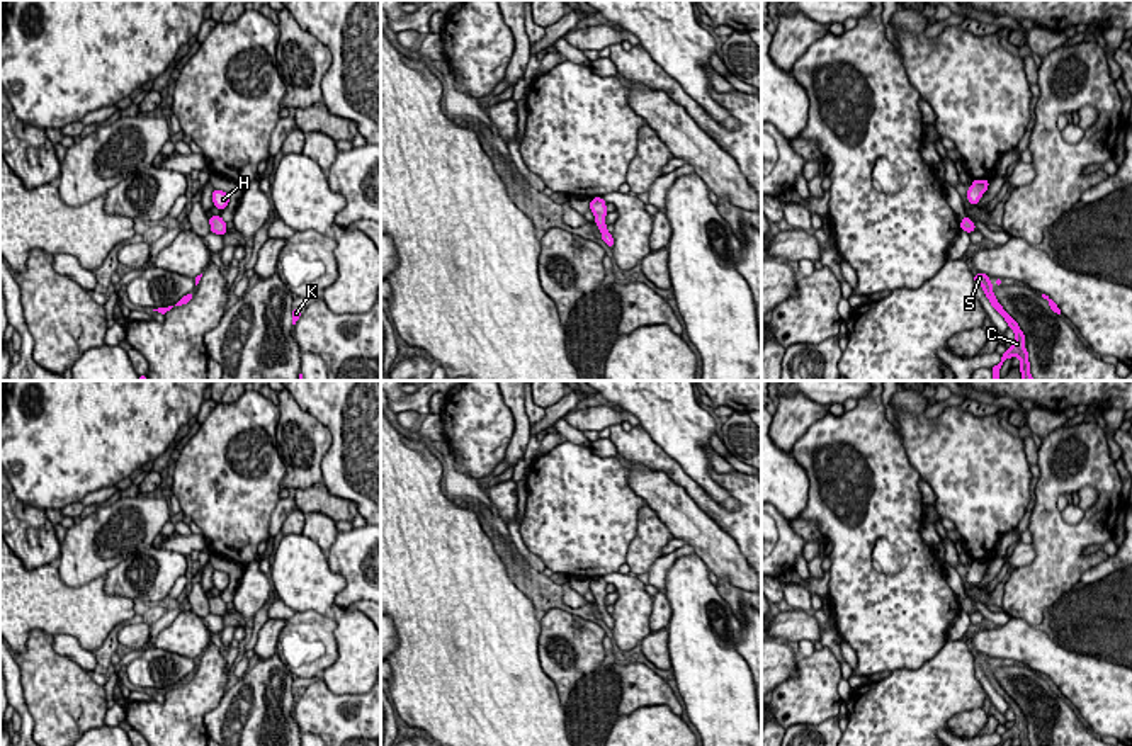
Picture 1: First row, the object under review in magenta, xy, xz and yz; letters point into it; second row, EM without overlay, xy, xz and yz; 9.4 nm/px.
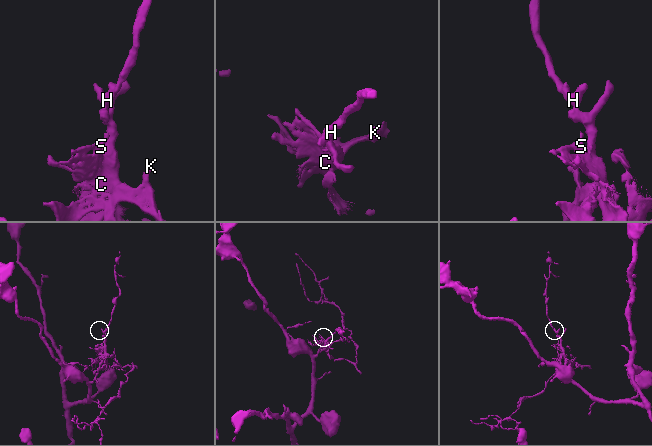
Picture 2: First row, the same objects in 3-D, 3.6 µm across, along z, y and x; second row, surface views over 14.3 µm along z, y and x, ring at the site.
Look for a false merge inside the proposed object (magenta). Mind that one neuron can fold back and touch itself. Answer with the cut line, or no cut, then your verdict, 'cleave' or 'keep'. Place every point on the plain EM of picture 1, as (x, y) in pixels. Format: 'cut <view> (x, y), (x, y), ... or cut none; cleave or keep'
cut none; keep

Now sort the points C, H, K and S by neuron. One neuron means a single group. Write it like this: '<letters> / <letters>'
C H K S

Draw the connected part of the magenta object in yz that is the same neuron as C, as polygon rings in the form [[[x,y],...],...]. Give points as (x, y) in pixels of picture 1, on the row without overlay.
[[[977,654],[974,656],[974,663],[979,663],[986,678],[989,680],[991,687],[1005,698],[1005,702],[1008,704],[1008,707],[1015,712],[1015,721],[1013,721],[1013,727],[1006,729],[1006,732],[1001,736],[1001,743],[998,746],[1003,746],[1003,743],[1006,739],[1013,739],[1018,738],[1020,739],[1020,746],[1030,746],[1028,743],[1028,732],[1025,731],[1025,715],[1020,710],[1018,704],[1003,690],[1003,687],[998,683],[994,673],[993,673],[993,664],[989,661],[989,658],[986,654]]]

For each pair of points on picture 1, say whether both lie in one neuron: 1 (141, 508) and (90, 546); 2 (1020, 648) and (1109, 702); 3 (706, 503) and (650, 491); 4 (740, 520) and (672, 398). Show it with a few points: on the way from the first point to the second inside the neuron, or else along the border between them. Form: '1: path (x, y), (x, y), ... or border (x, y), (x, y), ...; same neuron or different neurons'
1: path (128, 522), (114, 534), (99, 536); same neuron
2: path (1042, 655), (1086, 682); same neuron
3: border (665, 473), (721, 529); different neurons
4: border (701, 486), (726, 508), (736, 510), (740, 507); different neurons

